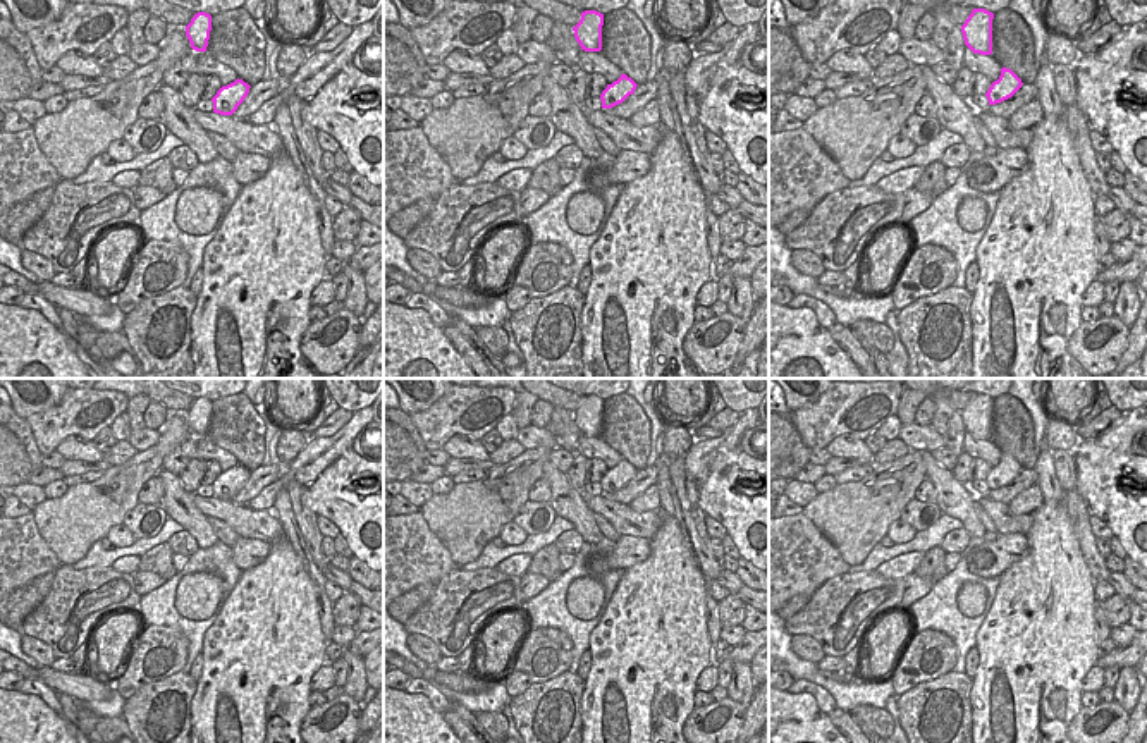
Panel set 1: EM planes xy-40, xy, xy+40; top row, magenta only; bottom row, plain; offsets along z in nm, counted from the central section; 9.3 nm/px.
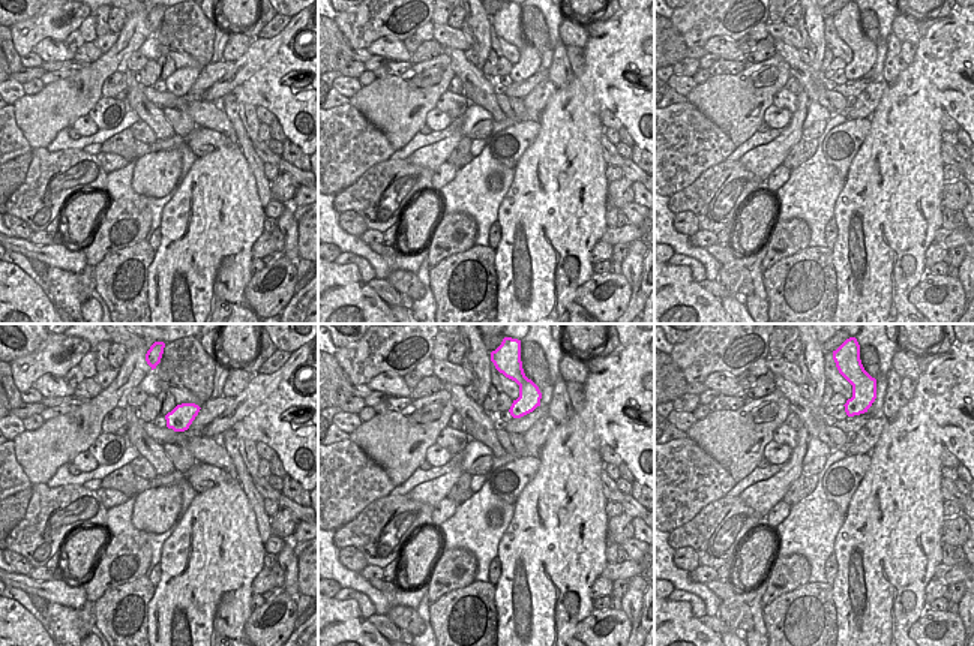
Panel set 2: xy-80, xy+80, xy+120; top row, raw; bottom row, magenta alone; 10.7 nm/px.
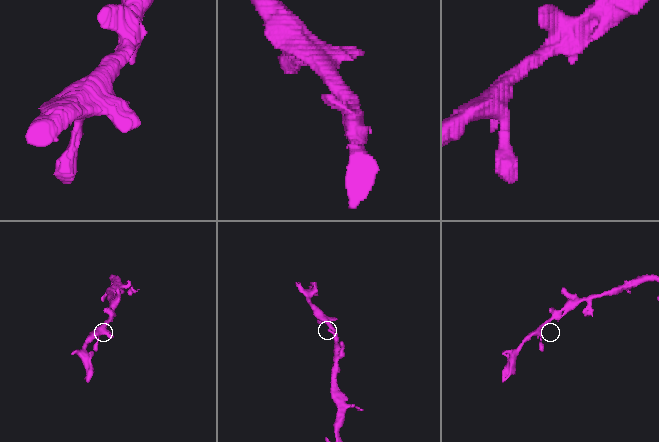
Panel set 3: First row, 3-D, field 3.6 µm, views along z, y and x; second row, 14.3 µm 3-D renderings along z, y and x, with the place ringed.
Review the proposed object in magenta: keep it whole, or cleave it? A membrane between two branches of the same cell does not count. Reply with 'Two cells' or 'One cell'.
One cell

